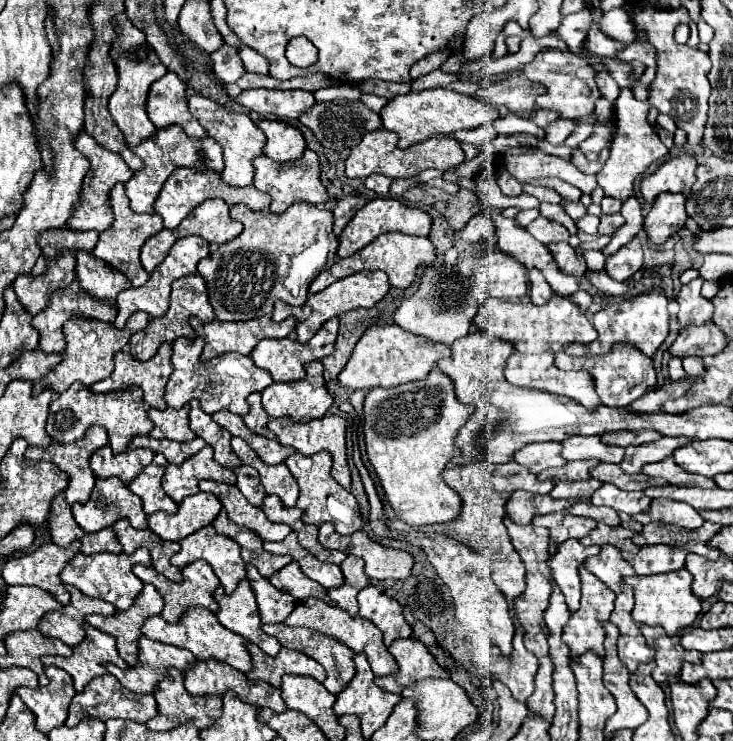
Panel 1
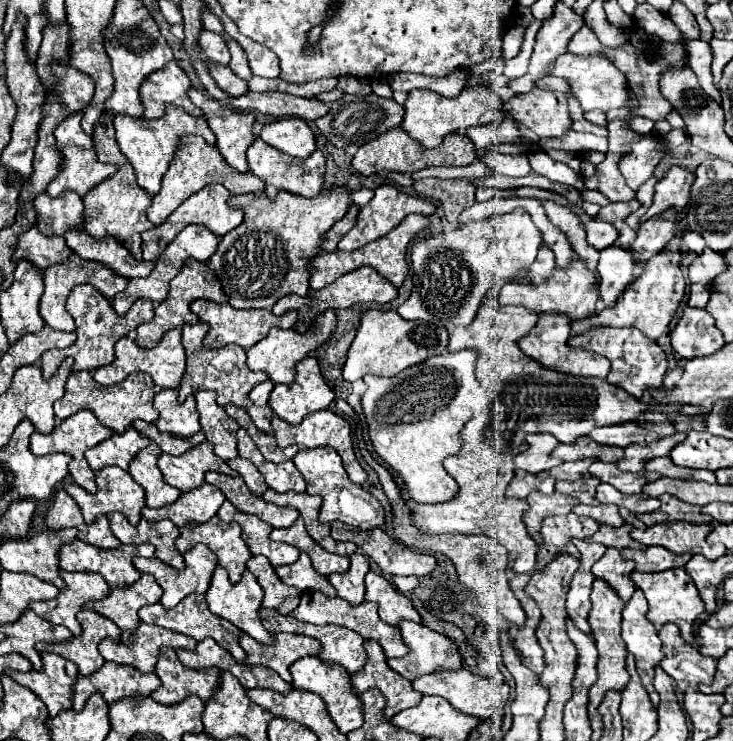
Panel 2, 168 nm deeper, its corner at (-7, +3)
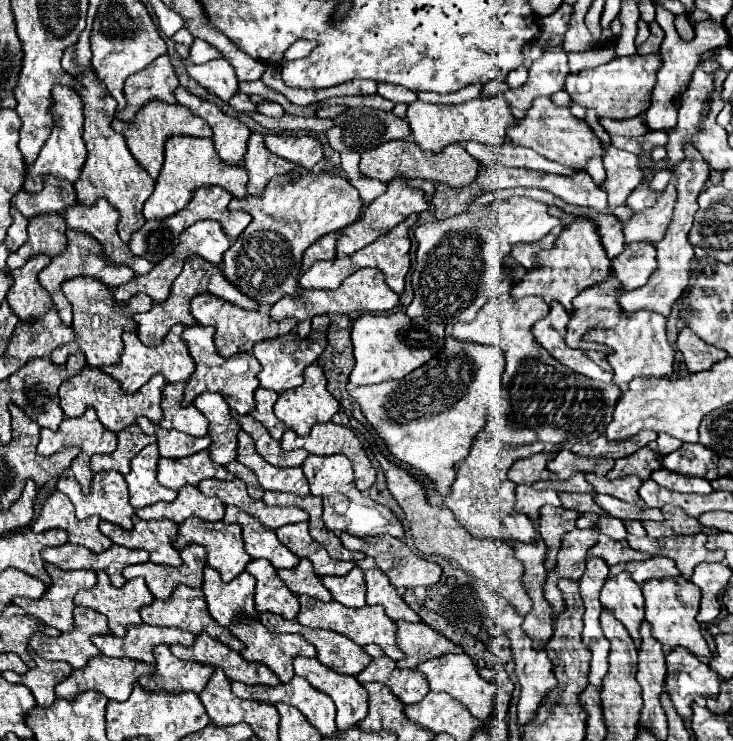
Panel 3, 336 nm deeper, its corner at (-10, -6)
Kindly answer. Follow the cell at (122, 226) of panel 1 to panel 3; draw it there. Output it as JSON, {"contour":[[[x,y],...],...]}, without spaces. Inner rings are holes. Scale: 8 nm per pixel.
{"contour":[[[89,14],[87,28],[79,34],[79,40],[75,44],[75,64],[81,68],[81,74],[75,76],[75,80],[79,82],[79,88],[75,88],[75,92],[83,100],[83,116],[85,116],[83,142],[87,146],[87,160],[83,164],[79,180],[75,180],[75,190],[77,190],[77,200],[87,206],[91,206],[101,196],[107,198],[121,212],[121,222],[119,222],[117,230],[119,230],[121,240],[129,242],[131,234],[145,224],[141,208],[143,208],[145,200],[151,196],[151,192],[155,188],[155,180],[131,156],[131,152],[125,144],[125,138],[111,128],[111,120],[115,118],[117,102],[107,92],[105,84],[99,82],[97,74],[91,68],[91,48],[89,48],[91,24],[93,24],[93,16]]]}

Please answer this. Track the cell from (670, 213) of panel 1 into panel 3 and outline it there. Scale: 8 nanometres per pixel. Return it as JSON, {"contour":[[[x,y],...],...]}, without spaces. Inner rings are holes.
{"contour":[[[629,244],[617,258],[613,258],[611,276],[619,282],[621,290],[635,290],[649,280],[655,264],[655,246]]]}

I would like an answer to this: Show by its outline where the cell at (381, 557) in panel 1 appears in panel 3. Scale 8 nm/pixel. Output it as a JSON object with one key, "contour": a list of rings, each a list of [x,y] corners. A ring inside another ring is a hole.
{"contour":[[[341,532],[339,534],[343,546],[347,550],[359,550],[363,552],[365,556],[371,556],[375,558],[375,564],[387,574],[389,582],[395,586],[395,588],[417,588],[417,586],[433,586],[439,582],[441,578],[441,566],[435,564],[435,562],[427,562],[423,558],[419,558],[417,554],[411,552],[411,548],[399,540],[399,538],[393,538],[393,536],[373,536],[373,538],[357,538],[357,536],[351,536],[347,532]]]}

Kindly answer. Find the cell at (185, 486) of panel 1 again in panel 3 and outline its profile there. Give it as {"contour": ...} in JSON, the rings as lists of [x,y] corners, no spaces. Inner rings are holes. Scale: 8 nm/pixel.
{"contour":[[[201,450],[193,456],[171,460],[159,458],[157,464],[157,482],[165,488],[179,490],[185,484],[197,486],[203,478],[219,478],[219,480],[233,480],[235,476],[227,472],[225,466],[215,464],[209,458],[209,450]]]}

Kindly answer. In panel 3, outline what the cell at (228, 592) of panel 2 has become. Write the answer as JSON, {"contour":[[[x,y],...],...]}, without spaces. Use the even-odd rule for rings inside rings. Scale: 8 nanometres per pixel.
{"contour":[[[205,566],[203,574],[205,580],[201,590],[205,594],[205,602],[209,606],[211,616],[221,626],[229,628],[231,622],[241,614],[247,614],[251,618],[259,616],[253,606],[255,578],[249,572],[241,572],[241,576],[233,578],[231,582],[223,582],[219,572],[211,566]]]}

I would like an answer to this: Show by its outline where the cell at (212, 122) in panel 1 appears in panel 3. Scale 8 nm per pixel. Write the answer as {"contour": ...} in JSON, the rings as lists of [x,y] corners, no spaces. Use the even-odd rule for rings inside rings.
{"contour":[[[181,86],[175,90],[175,98],[177,98],[179,104],[191,108],[197,116],[201,116],[209,122],[209,126],[213,128],[215,150],[217,150],[217,154],[221,156],[223,162],[227,162],[227,164],[241,162],[241,158],[245,154],[249,134],[251,134],[249,128],[243,122],[239,122],[237,118],[227,116],[225,112],[221,112],[221,108],[217,104],[189,94]]]}

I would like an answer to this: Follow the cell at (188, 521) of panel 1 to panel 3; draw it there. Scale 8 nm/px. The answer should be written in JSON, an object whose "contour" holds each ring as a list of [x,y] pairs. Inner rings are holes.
{"contour":[[[183,486],[177,492],[177,498],[173,502],[155,502],[149,508],[139,508],[135,514],[143,520],[157,520],[157,518],[169,518],[181,524],[183,520],[197,516],[207,522],[217,522],[223,518],[223,504],[219,498],[203,496],[195,486]]]}

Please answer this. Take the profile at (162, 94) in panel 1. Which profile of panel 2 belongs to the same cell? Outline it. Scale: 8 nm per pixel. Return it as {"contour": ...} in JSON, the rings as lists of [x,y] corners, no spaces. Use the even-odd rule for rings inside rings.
{"contour":[[[176,61],[154,71],[142,83],[142,103],[146,107],[144,119],[160,119],[166,113],[166,105],[176,105],[194,117],[202,117],[204,113],[188,97],[190,87],[188,75],[176,65]]]}

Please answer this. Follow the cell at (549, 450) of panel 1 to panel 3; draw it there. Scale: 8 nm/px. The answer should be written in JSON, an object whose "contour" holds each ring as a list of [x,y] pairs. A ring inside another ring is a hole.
{"contour":[[[541,452],[523,460],[517,460],[509,470],[509,480],[515,484],[533,484],[537,480],[553,480],[551,472],[547,472],[547,462],[553,456],[549,452]]]}

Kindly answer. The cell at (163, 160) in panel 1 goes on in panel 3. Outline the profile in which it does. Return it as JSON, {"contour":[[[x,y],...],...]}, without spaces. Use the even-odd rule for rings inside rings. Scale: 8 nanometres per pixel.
{"contour":[[[151,100],[147,102],[131,122],[121,122],[119,118],[113,118],[111,126],[119,130],[119,134],[125,136],[127,146],[133,154],[133,158],[151,174],[151,178],[157,178],[161,168],[163,168],[163,140],[173,134],[189,134],[189,136],[199,136],[199,138],[211,138],[211,128],[205,120],[189,112],[187,106],[181,104],[167,104],[161,100]]]}

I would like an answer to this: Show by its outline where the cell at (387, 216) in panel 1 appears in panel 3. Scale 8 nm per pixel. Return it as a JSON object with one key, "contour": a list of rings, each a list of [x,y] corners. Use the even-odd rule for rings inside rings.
{"contour":[[[395,178],[389,182],[387,190],[383,196],[379,196],[377,200],[373,200],[369,206],[365,206],[361,218],[357,222],[353,222],[351,226],[345,226],[341,232],[339,232],[339,238],[337,238],[337,256],[347,256],[347,254],[355,254],[357,250],[365,248],[367,244],[375,242],[379,236],[387,234],[391,228],[395,228],[399,222],[403,222],[409,214],[419,214],[419,212],[425,212],[429,206],[427,206],[427,200],[423,196],[423,192],[419,188],[409,188],[405,180],[401,178]]]}

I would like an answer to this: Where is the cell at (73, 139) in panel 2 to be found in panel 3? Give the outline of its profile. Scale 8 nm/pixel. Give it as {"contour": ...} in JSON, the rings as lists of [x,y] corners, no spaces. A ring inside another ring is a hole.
{"contour":[[[53,86],[51,90],[51,114],[53,114],[53,128],[49,138],[45,140],[39,156],[35,158],[33,164],[25,166],[25,182],[23,188],[31,190],[31,192],[39,192],[39,188],[43,186],[43,176],[45,174],[53,174],[53,176],[63,176],[65,180],[75,182],[79,178],[79,172],[85,164],[87,158],[87,150],[85,144],[81,140],[83,136],[83,106],[79,96],[75,96],[75,92],[69,86]]]}

